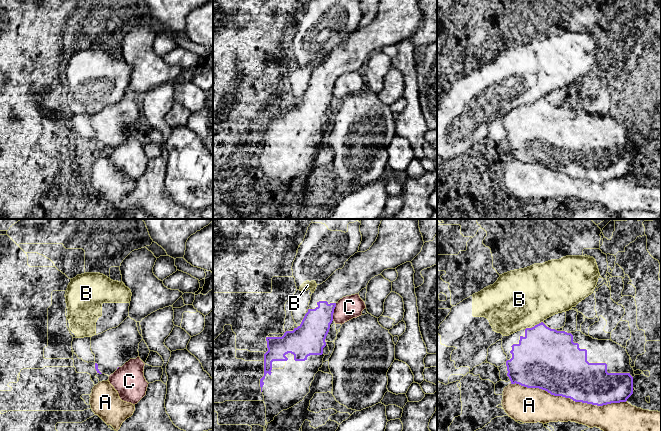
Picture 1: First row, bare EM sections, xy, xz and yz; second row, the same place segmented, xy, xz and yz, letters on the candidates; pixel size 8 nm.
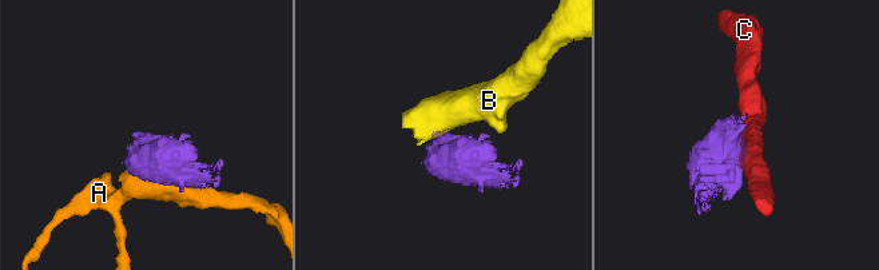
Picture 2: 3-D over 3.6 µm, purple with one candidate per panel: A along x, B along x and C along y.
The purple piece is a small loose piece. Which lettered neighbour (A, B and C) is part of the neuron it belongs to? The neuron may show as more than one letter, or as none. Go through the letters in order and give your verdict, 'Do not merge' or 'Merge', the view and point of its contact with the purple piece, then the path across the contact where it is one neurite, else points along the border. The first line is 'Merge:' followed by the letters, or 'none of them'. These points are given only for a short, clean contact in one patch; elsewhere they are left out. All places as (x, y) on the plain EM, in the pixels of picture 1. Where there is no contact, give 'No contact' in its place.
Merge: none of them
A: Do not merge. Touches purple at yz (569, 173)
B: Do not merge. Touches purple at yz (534, 102). Boundary: yz (542, 97), (525, 105)
C: Do not merge. Touches purple at xz (333, 87)

